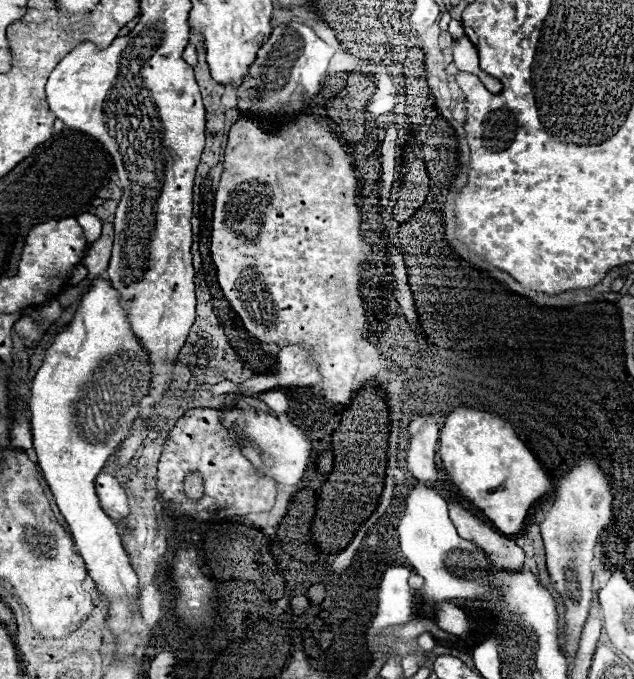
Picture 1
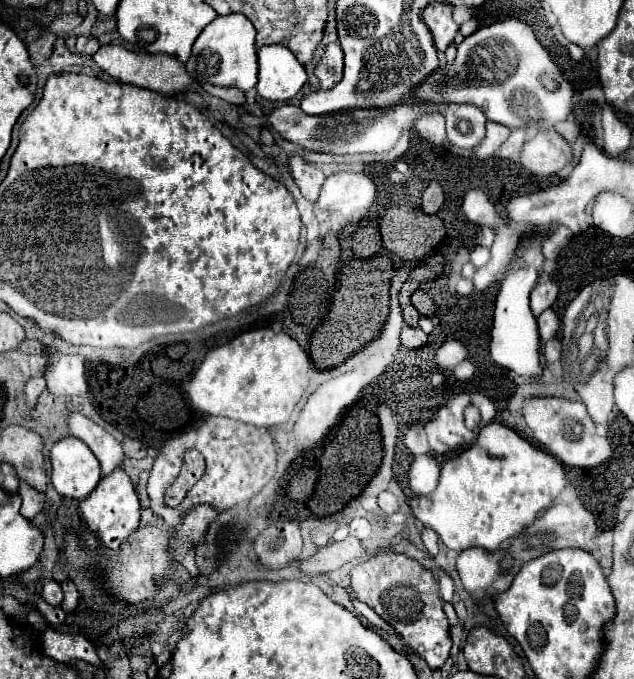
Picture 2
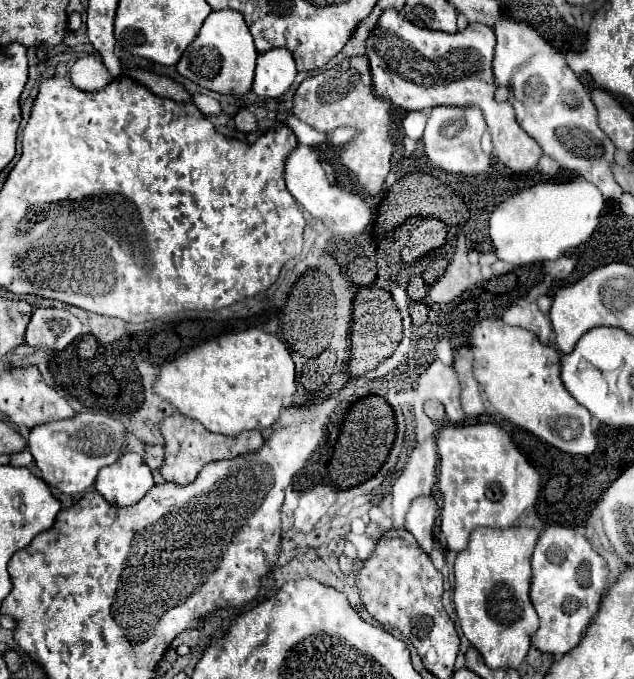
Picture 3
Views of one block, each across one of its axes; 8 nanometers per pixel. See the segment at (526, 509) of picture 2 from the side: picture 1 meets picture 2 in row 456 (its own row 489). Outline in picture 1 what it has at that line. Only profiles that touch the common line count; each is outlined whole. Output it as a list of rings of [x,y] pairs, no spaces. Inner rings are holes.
[[[468,408],[452,410],[440,430],[438,454],[456,494],[480,510],[502,534],[518,534],[530,508],[554,492],[546,470],[514,428],[506,420],[486,412]]]

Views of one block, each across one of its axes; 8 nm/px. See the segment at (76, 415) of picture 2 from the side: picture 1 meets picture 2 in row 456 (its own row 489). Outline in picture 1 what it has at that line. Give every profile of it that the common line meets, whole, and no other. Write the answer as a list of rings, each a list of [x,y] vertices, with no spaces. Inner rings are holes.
[[[98,474],[96,492],[98,492],[98,498],[100,498],[102,510],[114,522],[120,522],[130,514],[126,492],[124,492],[124,488],[118,484],[118,480],[112,474]]]

